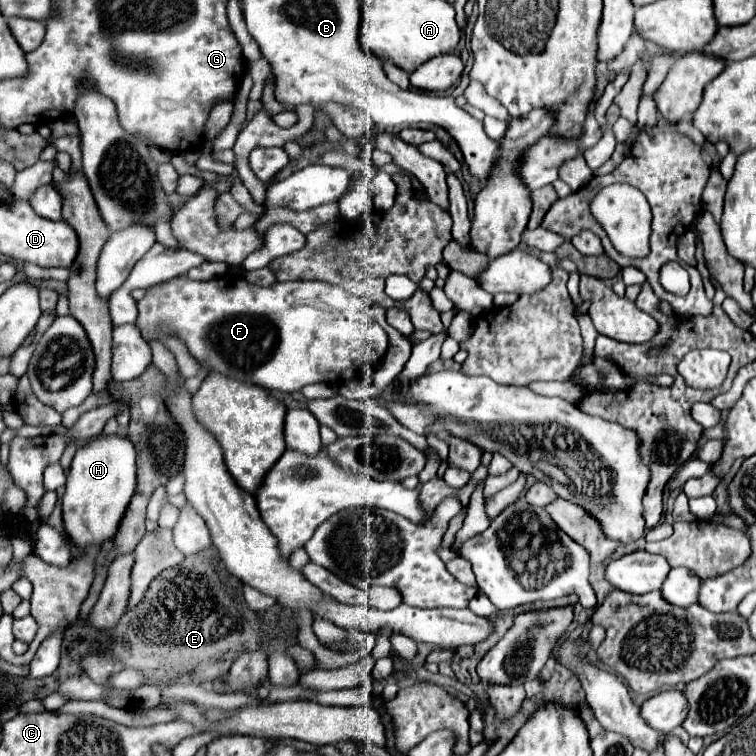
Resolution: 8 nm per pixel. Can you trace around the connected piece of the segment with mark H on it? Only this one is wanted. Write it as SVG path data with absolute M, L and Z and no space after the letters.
M125 435L99 437L75 453L63 495L63 527L75 547L101 545L117 535L125 509L135 493L135 449Z

